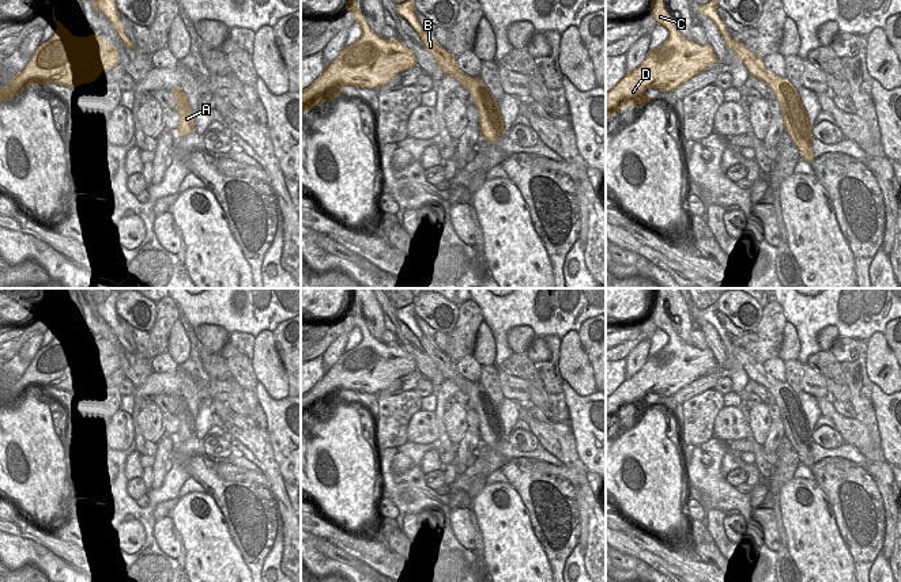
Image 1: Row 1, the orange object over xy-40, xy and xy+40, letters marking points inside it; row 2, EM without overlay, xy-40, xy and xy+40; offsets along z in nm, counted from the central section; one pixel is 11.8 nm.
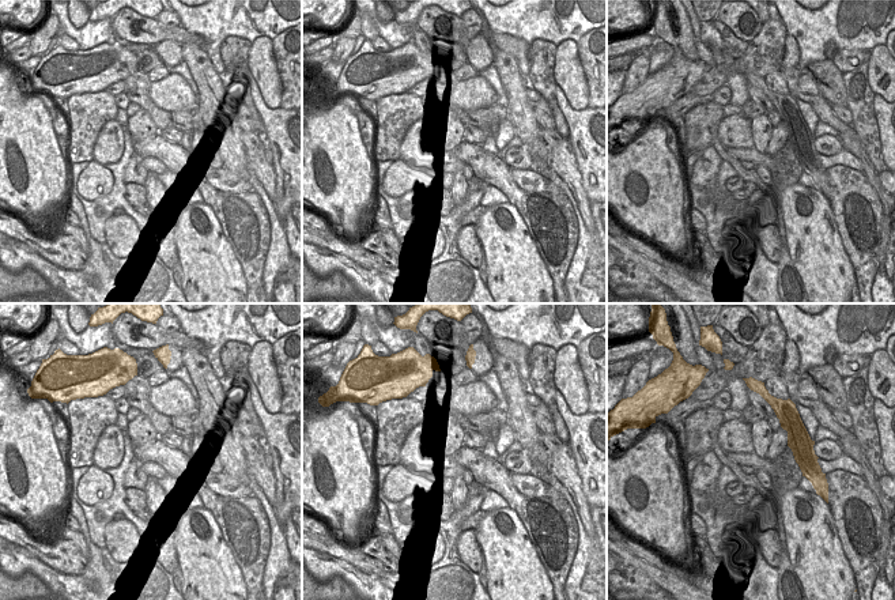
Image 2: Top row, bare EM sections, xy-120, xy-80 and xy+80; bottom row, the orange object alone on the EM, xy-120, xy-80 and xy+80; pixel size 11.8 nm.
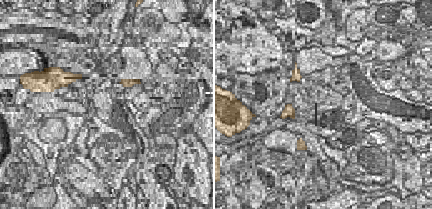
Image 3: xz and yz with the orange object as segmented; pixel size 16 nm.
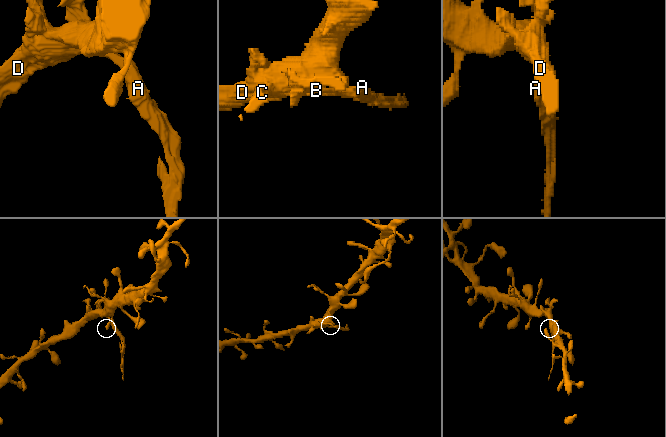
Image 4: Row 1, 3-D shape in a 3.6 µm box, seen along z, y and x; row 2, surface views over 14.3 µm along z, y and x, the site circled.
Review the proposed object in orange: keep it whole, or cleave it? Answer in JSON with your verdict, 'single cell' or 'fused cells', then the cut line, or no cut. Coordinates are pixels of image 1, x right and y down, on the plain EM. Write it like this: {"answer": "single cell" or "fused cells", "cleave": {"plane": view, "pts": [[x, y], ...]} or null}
{"answer": "fused cells", "cleave": {"plane": "xy+40", "pts": [[766, 375], [769, 382], [765, 386]]}}

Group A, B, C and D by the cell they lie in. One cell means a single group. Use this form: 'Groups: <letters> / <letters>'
Groups: A / B C D

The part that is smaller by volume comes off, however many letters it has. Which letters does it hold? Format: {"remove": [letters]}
{"remove": ["A"]}

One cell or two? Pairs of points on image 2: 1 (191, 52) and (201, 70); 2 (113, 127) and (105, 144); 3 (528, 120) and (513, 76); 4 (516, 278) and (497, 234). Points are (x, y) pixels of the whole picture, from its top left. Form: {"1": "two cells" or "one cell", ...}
{"1": "one cell", "2": "one cell", "3": "one cell", "4": "one cell"}

